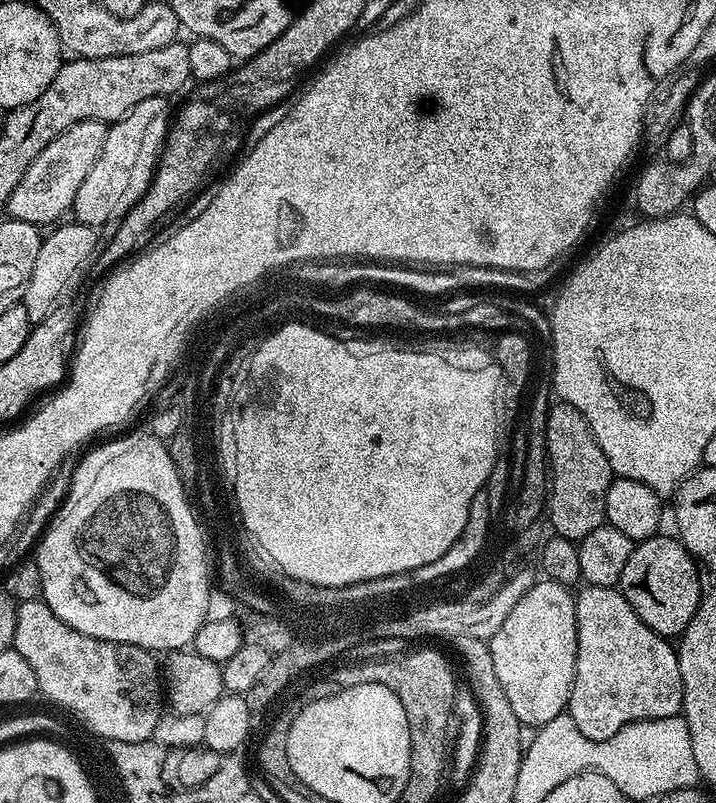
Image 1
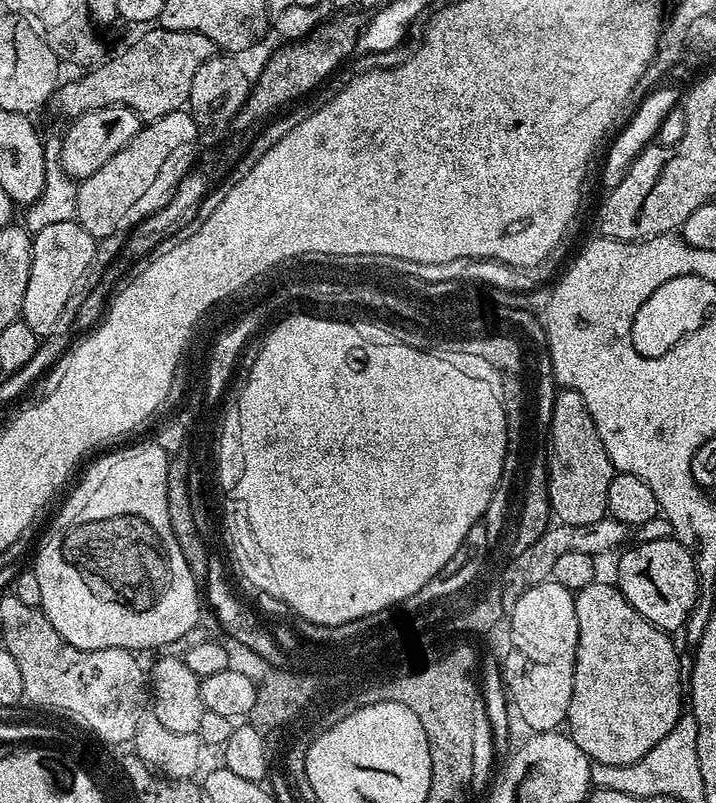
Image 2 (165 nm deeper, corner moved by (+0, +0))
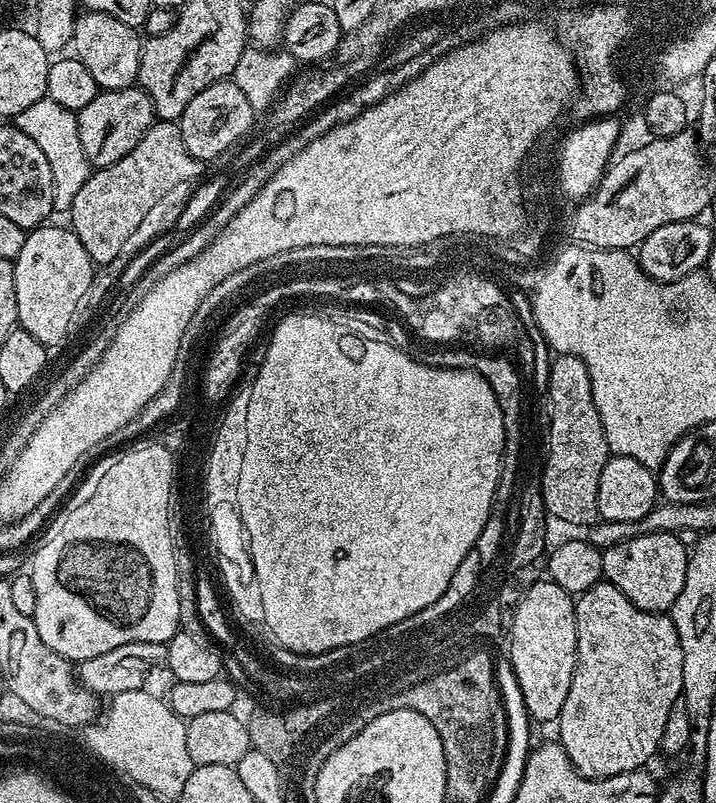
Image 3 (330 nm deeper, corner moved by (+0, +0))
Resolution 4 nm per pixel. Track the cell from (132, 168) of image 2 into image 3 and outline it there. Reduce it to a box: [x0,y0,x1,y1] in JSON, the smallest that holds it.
[70,119,202,266]

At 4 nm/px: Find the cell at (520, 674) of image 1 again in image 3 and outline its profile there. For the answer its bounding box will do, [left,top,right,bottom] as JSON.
[512,579,576,721]

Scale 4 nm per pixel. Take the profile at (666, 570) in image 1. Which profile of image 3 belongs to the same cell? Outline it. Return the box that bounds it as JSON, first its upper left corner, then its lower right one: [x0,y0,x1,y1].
[600,532,690,613]

